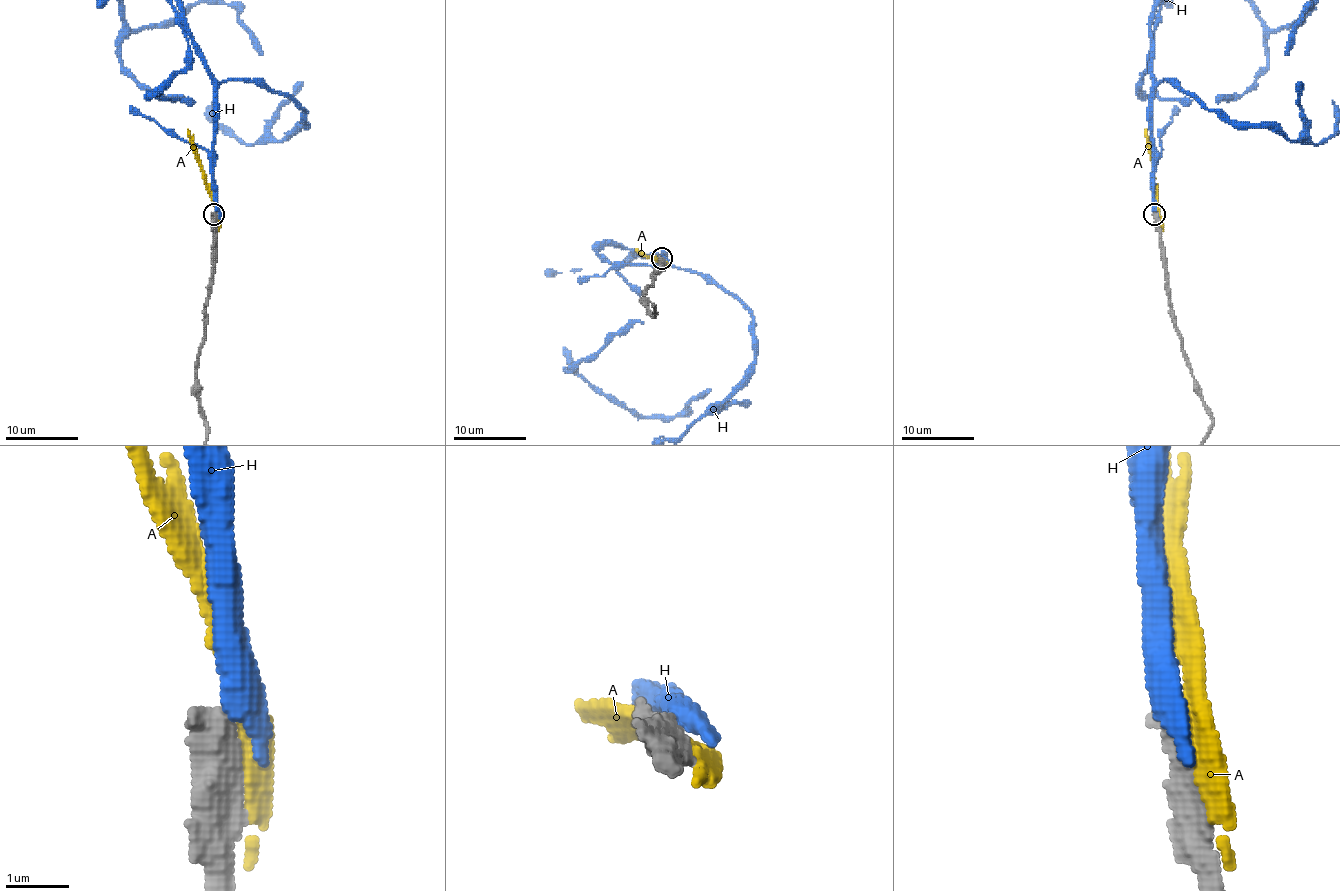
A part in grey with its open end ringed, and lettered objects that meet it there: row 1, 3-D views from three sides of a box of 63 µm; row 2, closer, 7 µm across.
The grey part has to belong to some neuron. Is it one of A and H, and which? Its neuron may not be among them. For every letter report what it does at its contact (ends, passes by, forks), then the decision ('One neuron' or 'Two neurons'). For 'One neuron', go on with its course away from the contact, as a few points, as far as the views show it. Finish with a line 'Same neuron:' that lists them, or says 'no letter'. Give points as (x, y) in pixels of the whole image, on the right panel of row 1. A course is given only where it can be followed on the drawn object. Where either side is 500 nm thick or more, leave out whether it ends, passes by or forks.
A: Two neurons
H: Two neurons
Same neuron: no letter

